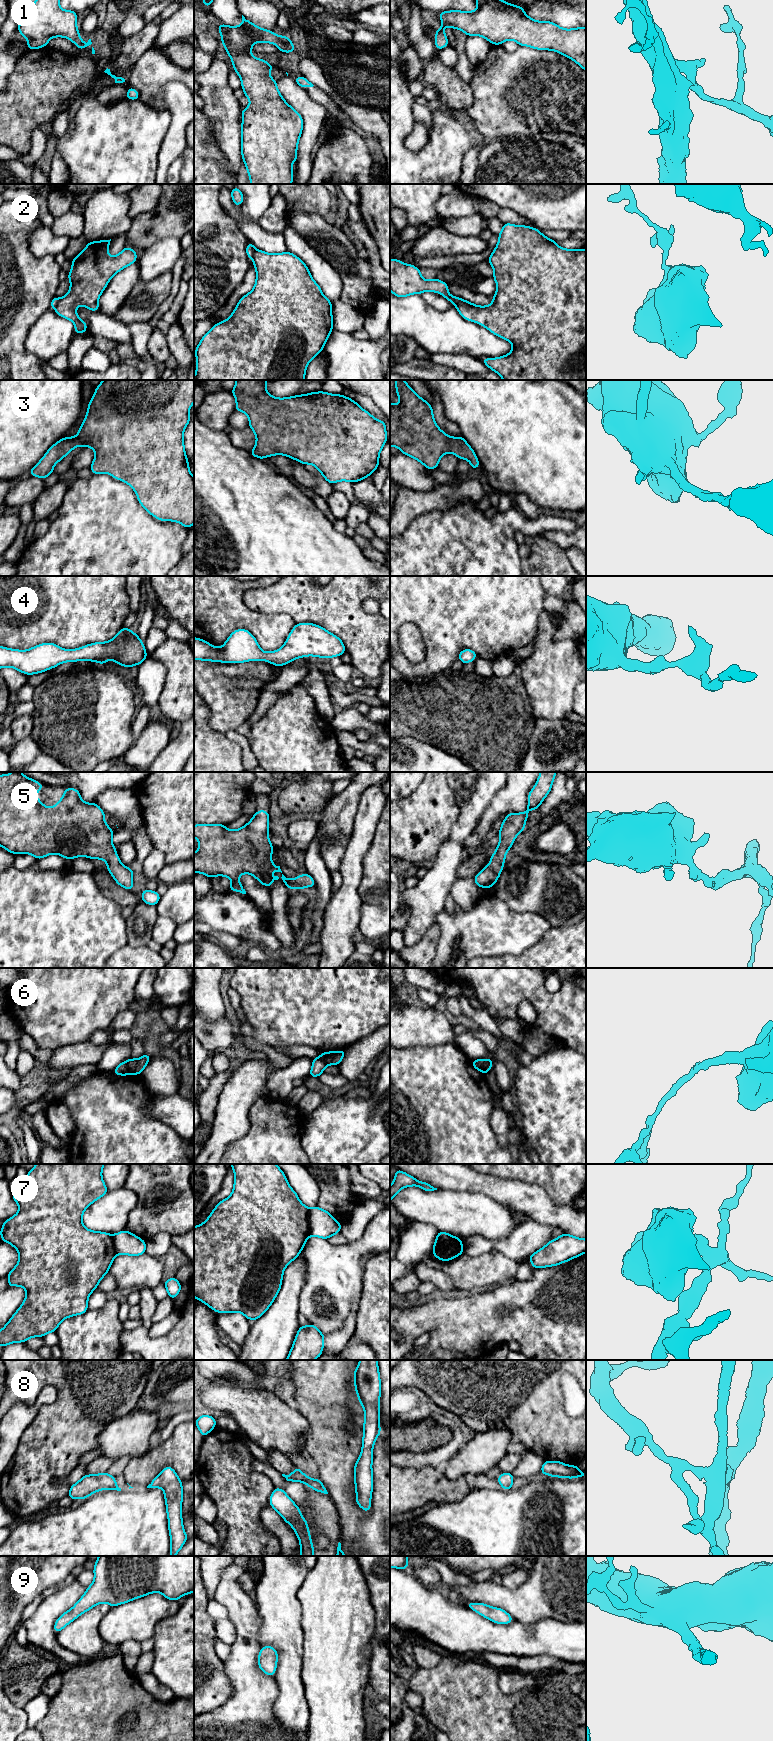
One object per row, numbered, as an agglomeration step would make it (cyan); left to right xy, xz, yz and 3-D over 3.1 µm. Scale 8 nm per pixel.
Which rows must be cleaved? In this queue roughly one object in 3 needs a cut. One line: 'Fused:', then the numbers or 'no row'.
Fused: 2, 6, 7

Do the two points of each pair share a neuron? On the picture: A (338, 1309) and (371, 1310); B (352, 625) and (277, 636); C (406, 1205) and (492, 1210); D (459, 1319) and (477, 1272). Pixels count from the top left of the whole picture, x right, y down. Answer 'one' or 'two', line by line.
A: two
B: two
C: one
D: two

